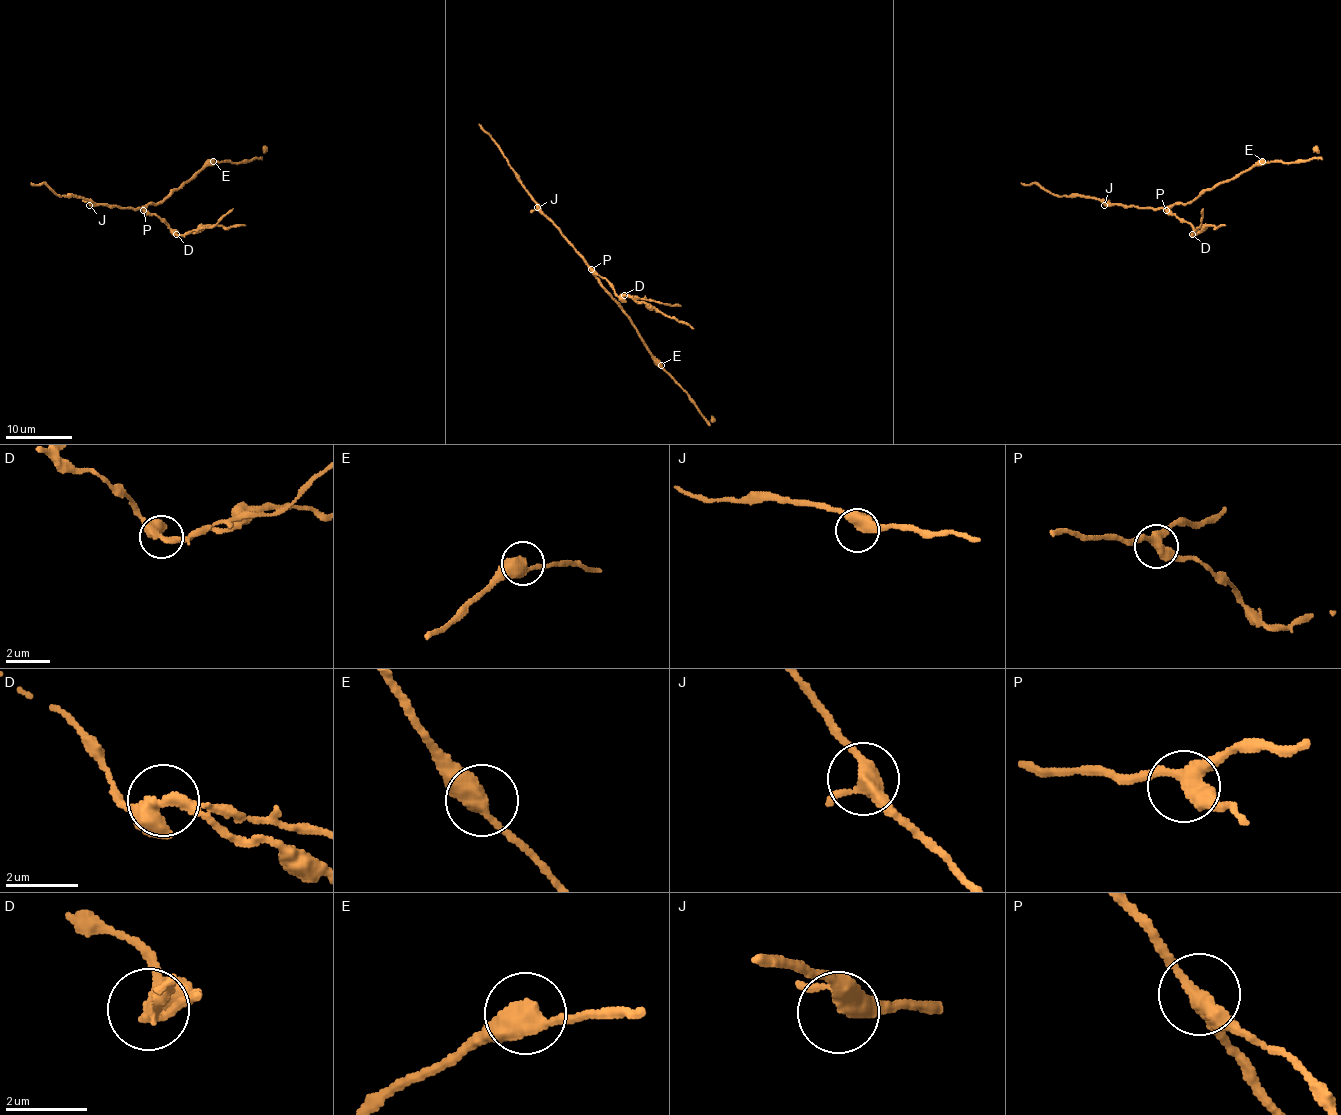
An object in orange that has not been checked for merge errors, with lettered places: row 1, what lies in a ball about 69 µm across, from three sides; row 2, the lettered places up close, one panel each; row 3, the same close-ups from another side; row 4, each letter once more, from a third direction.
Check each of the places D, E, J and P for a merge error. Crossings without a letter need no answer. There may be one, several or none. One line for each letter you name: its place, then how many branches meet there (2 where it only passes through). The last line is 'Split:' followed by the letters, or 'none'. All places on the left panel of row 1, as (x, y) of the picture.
D: (176, 234) | 3
Split: D

